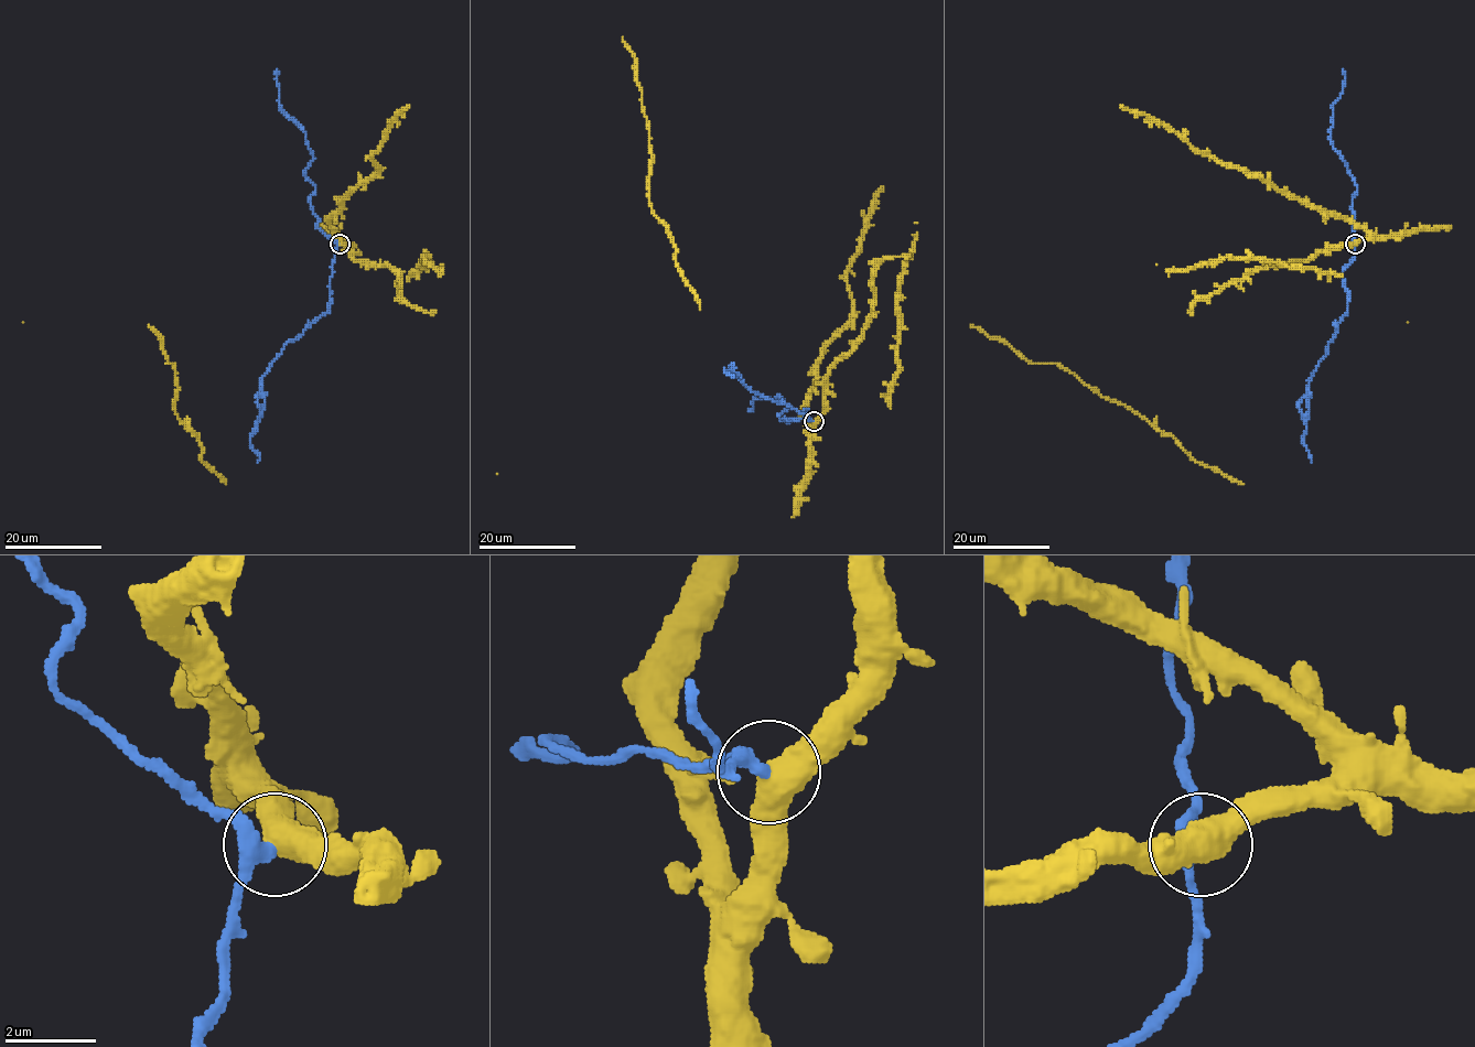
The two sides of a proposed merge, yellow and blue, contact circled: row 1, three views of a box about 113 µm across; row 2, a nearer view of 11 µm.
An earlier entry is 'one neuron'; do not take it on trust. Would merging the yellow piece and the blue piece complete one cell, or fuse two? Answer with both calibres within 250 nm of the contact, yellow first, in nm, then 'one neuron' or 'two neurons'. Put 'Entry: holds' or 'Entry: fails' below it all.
calibres 500 and 320 nm; two neurons
Entry: fails

